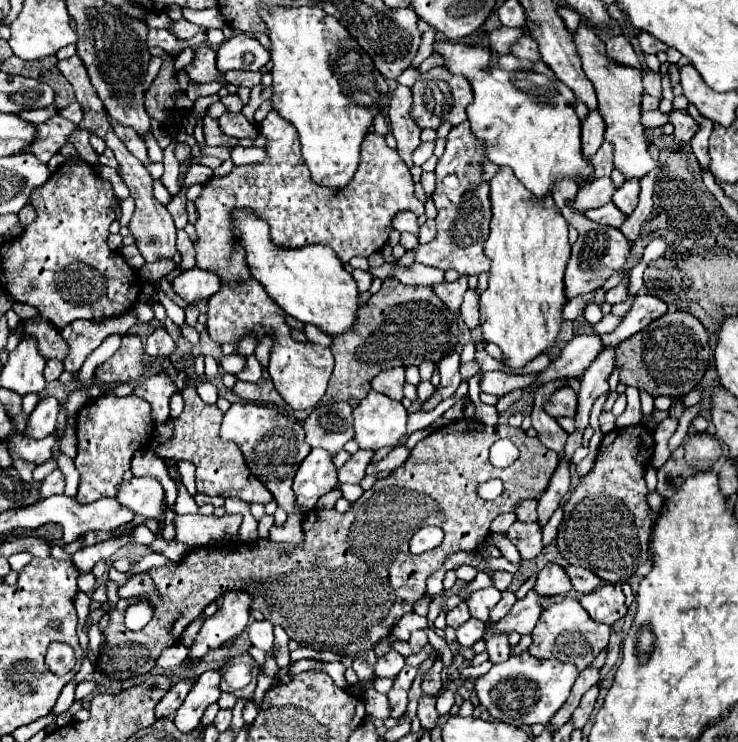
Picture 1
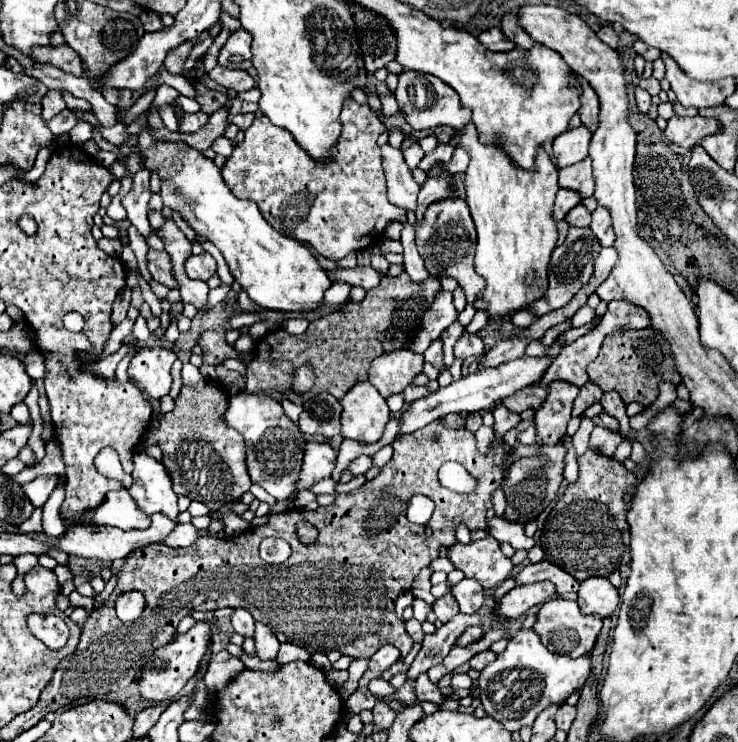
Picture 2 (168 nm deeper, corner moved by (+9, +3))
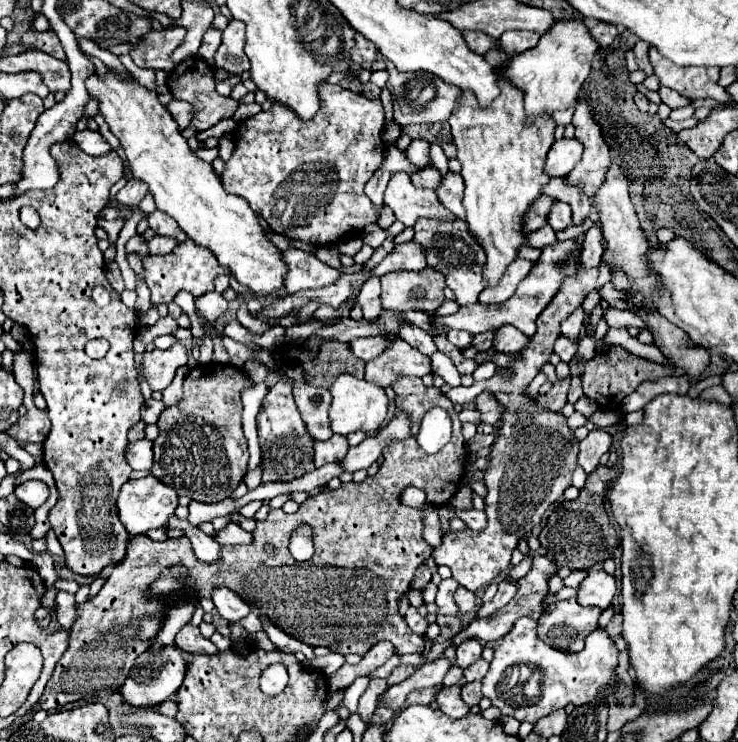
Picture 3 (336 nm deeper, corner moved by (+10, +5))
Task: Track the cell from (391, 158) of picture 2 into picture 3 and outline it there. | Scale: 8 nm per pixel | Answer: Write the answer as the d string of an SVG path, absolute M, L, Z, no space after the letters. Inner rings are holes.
M395 173L385 189L385 205L393 209L395 217L405 225L413 227L419 219L453 219L453 213L449 213L439 201L433 189L419 189L411 183L411 177L407 173Z

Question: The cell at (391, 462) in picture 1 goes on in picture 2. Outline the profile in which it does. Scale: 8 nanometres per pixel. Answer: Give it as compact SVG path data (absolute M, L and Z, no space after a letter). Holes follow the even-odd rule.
M360 455L360 457L354 459L346 469L348 469L352 475L362 475L362 473L366 473L370 467L372 467L372 459L370 459L368 455Z

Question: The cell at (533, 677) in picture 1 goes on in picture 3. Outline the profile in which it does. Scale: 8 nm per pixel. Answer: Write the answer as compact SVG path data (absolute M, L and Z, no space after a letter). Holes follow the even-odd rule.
M521 617L495 649L495 659L483 677L483 695L501 711L501 715L535 725L537 719L563 709L567 703L585 705L597 699L599 693L611 695L611 683L617 677L617 657L619 651L603 629L597 629L587 637L583 651L565 653L547 647L537 637L537 621Z

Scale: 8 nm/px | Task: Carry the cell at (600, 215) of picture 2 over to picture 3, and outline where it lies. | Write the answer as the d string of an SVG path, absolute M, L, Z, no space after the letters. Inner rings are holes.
M593 223L589 231L585 231L583 253L581 253L581 267L599 267L603 255L601 247L601 227Z

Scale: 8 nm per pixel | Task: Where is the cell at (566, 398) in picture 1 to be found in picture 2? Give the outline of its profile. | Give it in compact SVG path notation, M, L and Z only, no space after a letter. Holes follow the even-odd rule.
M528 385L528 387L516 391L514 395L504 397L502 405L504 405L508 411L514 411L514 413L522 413L522 411L526 411L526 409L530 409L530 407L540 409L542 401L546 399L546 393L548 393L548 391L546 391L544 385Z

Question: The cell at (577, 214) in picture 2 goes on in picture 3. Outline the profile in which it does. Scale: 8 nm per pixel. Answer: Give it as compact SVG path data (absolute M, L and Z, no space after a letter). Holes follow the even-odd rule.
M557 201L553 205L553 211L549 213L549 225L555 229L555 231L563 231L565 227L571 225L571 207L567 203L561 203Z

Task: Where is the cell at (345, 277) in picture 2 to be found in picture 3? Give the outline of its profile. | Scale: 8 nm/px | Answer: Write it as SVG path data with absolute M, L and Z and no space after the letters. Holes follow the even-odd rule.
M301 249L285 251L285 261L289 265L289 275L285 279L287 293L297 293L301 289L317 289L327 287L329 283L337 283L343 271L329 267L327 263L319 261L315 255L305 253Z

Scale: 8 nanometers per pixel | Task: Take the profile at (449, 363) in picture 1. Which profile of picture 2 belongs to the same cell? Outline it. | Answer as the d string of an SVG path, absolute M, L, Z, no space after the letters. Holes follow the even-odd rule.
M436 339L430 343L430 347L424 351L424 359L428 363L432 363L434 367L438 367L440 371L444 371L444 363L442 363L442 341Z

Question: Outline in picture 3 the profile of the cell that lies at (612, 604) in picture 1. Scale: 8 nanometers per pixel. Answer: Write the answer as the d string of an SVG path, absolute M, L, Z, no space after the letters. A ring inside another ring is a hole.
M593 569L581 581L577 591L577 601L581 605L593 605L599 609L609 609L615 595L615 577L603 569Z

